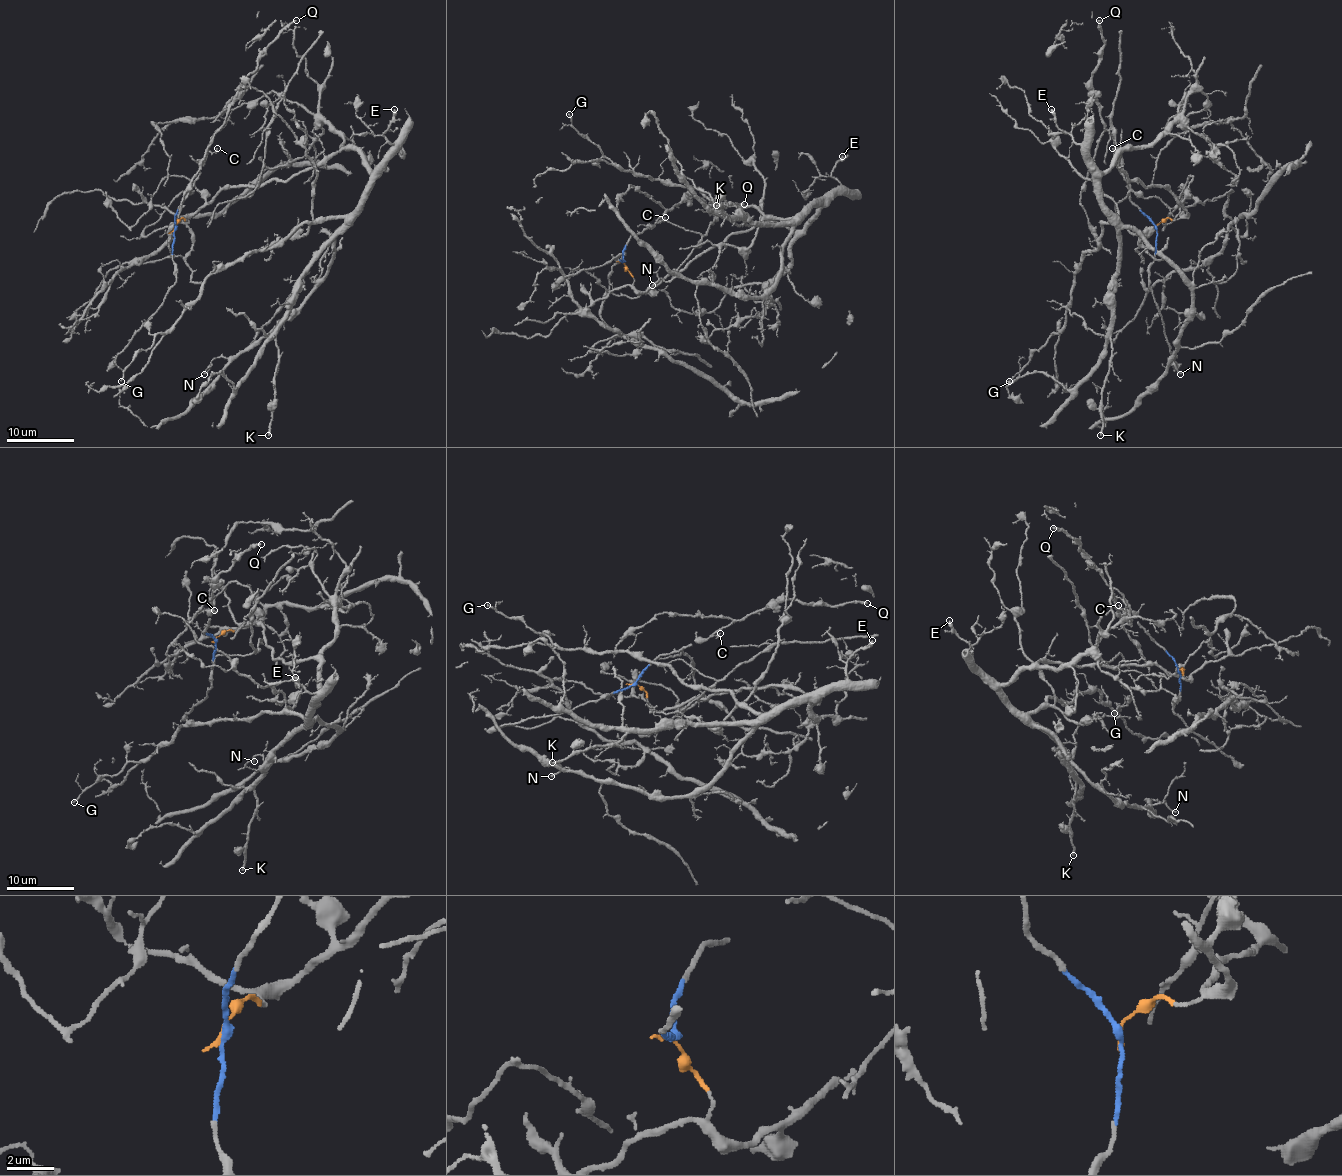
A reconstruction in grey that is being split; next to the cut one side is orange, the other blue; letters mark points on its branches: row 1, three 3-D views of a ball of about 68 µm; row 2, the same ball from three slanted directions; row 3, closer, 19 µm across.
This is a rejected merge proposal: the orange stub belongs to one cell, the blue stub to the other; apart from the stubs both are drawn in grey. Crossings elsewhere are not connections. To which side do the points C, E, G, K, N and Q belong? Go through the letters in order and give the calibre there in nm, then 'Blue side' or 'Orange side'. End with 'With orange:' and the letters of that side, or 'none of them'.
C: Thickness 170 nm. Blue side
E: Thickness 400 nm. Orange side
G: Thickness 180 nm. Orange side
K: Thickness 260 nm. Orange side
N: Thickness 180 nm. Orange side
Q: Thickness 260 nm. Blue side
With orange: E, G, K, N

